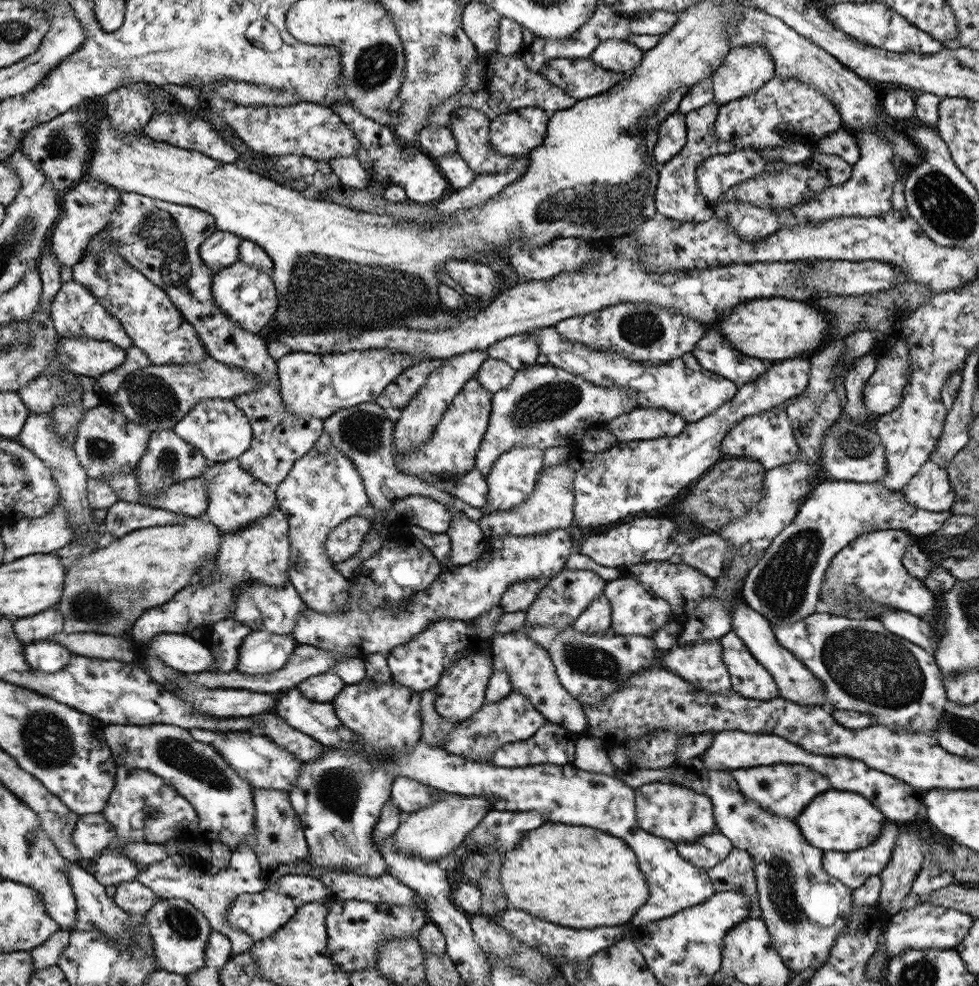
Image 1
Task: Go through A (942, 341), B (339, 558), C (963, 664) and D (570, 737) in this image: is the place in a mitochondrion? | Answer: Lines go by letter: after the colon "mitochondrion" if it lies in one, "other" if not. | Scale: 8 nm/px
A: other
B: other
C: other
D: other

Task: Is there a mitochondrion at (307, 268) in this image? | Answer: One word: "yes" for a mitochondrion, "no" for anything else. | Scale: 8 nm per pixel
yes

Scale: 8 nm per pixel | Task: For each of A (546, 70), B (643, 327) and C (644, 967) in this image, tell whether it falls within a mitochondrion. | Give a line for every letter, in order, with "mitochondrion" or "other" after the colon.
A: other
B: mitochondrion
C: other

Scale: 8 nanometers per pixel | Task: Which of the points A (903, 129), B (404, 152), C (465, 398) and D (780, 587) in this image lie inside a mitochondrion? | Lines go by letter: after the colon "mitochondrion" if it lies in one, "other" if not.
A: other
B: other
C: other
D: mitochondrion

